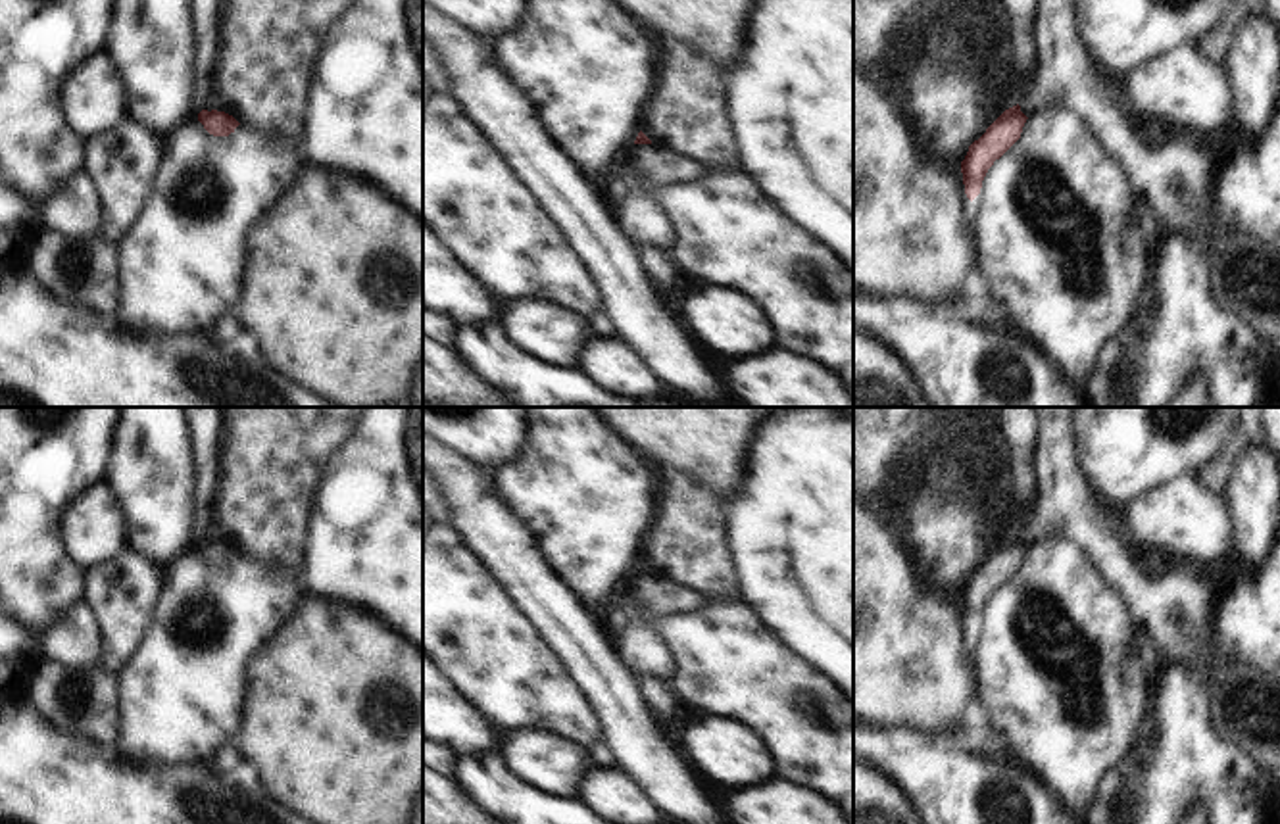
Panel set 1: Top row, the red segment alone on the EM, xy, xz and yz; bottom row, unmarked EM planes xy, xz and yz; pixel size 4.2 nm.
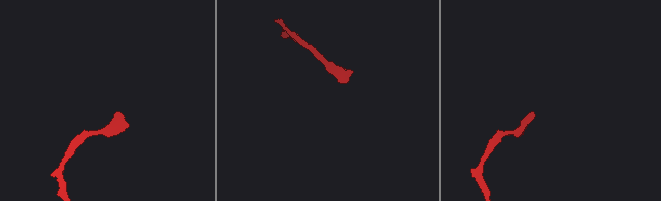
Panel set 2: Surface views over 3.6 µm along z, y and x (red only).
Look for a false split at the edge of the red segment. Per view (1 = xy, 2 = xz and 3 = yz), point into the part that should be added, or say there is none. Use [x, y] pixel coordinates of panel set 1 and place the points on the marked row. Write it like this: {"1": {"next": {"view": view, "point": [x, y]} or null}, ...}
{"1": {"next": null}, "2": {"next": null}, "3": {"next": null}}

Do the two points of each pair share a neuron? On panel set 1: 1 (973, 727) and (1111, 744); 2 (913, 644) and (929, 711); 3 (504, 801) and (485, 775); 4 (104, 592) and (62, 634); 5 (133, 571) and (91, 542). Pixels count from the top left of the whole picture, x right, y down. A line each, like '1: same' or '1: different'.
1: different
2: same
3: same
4: different
5: different

